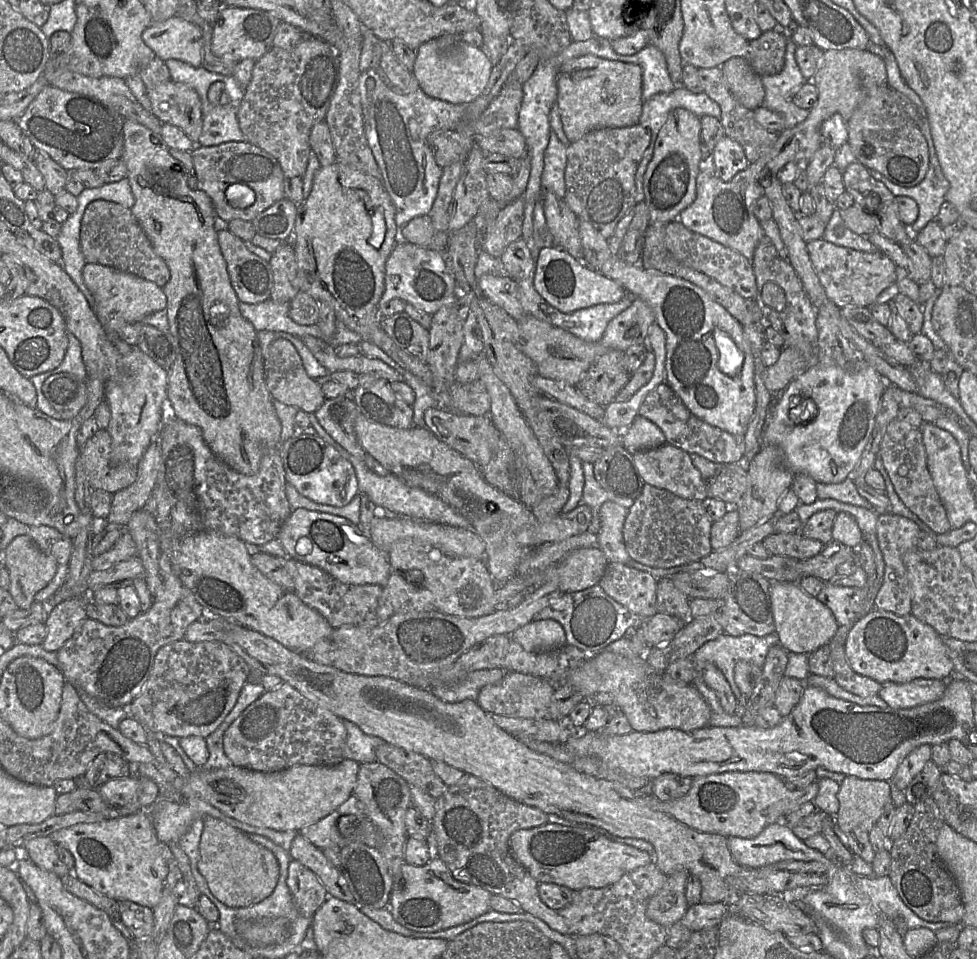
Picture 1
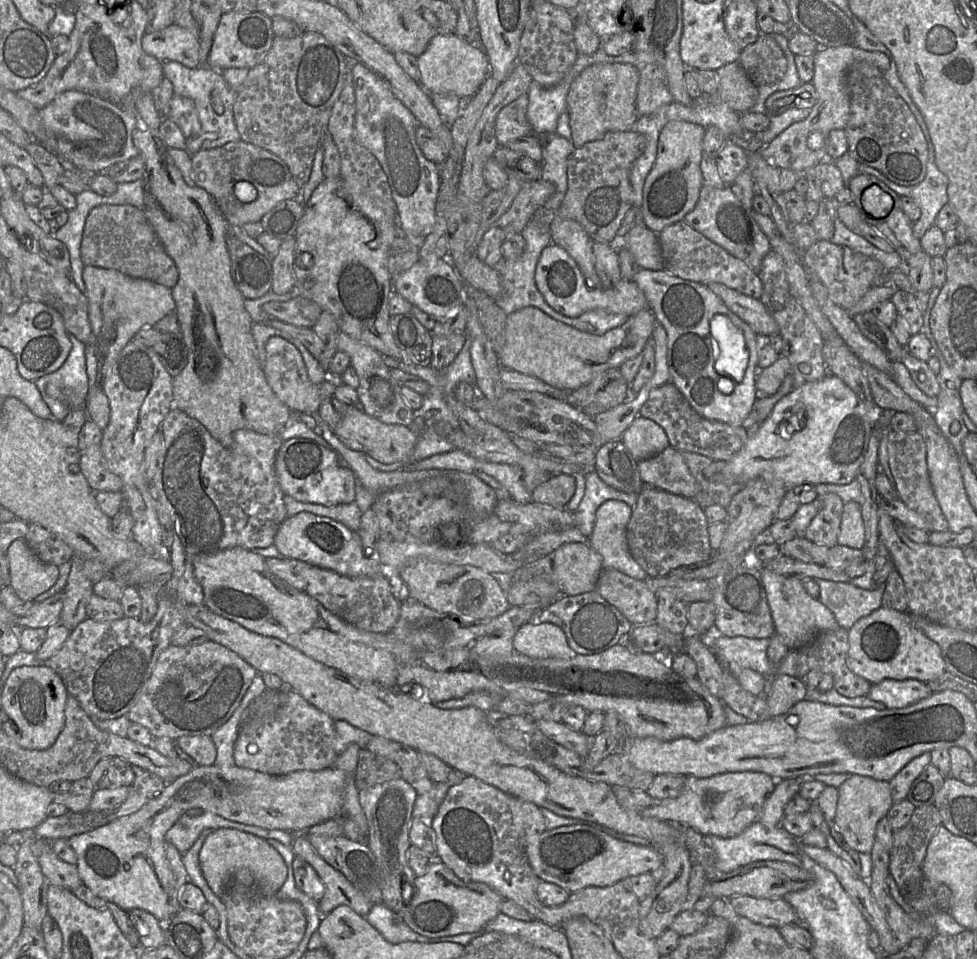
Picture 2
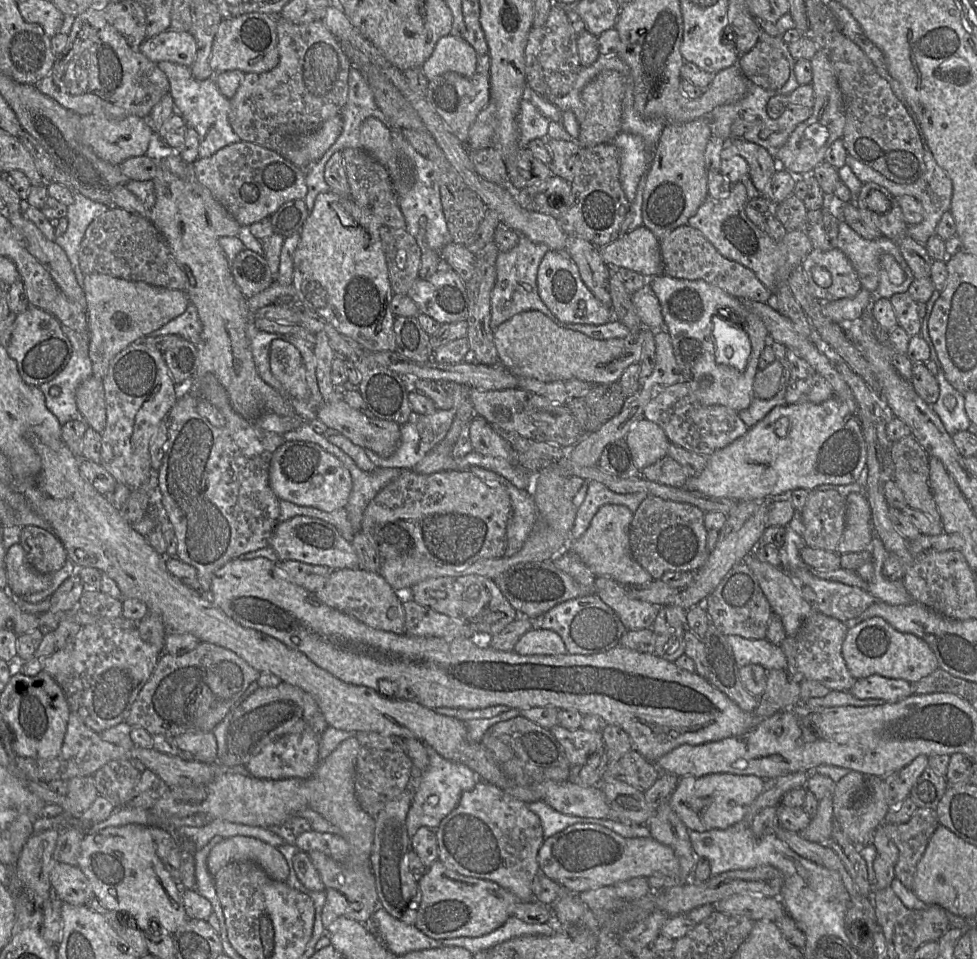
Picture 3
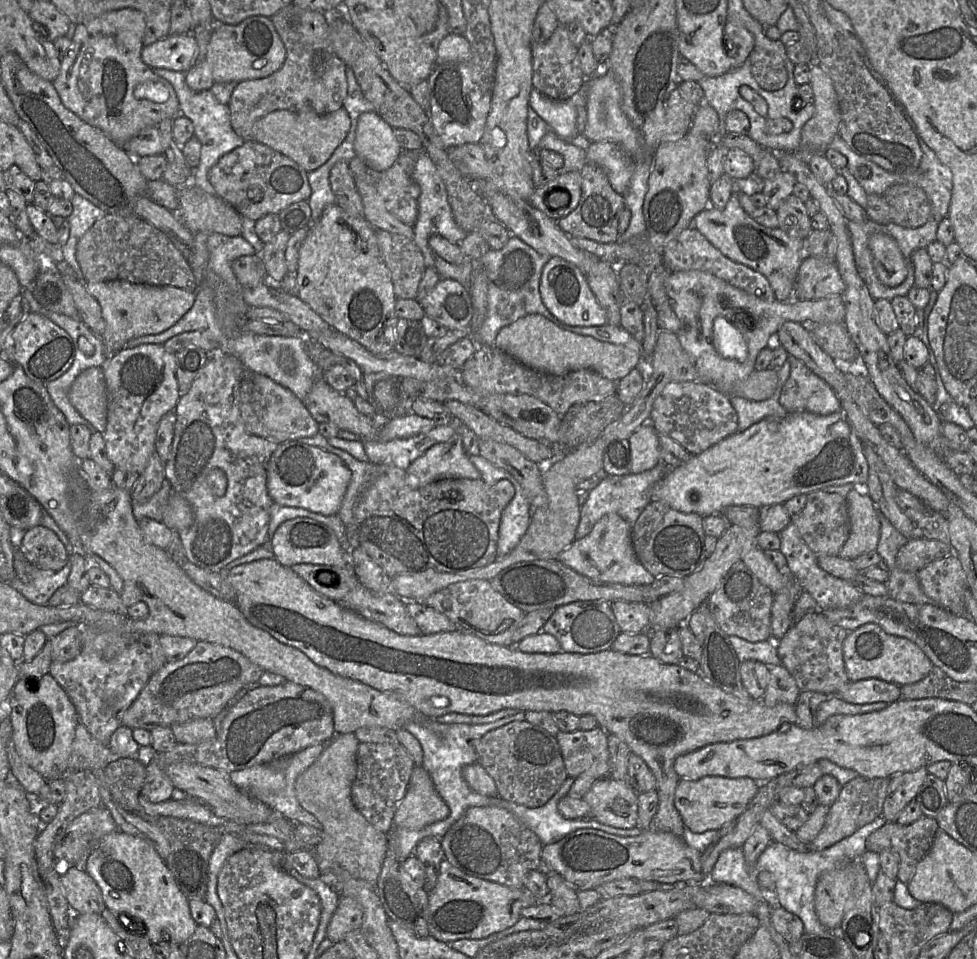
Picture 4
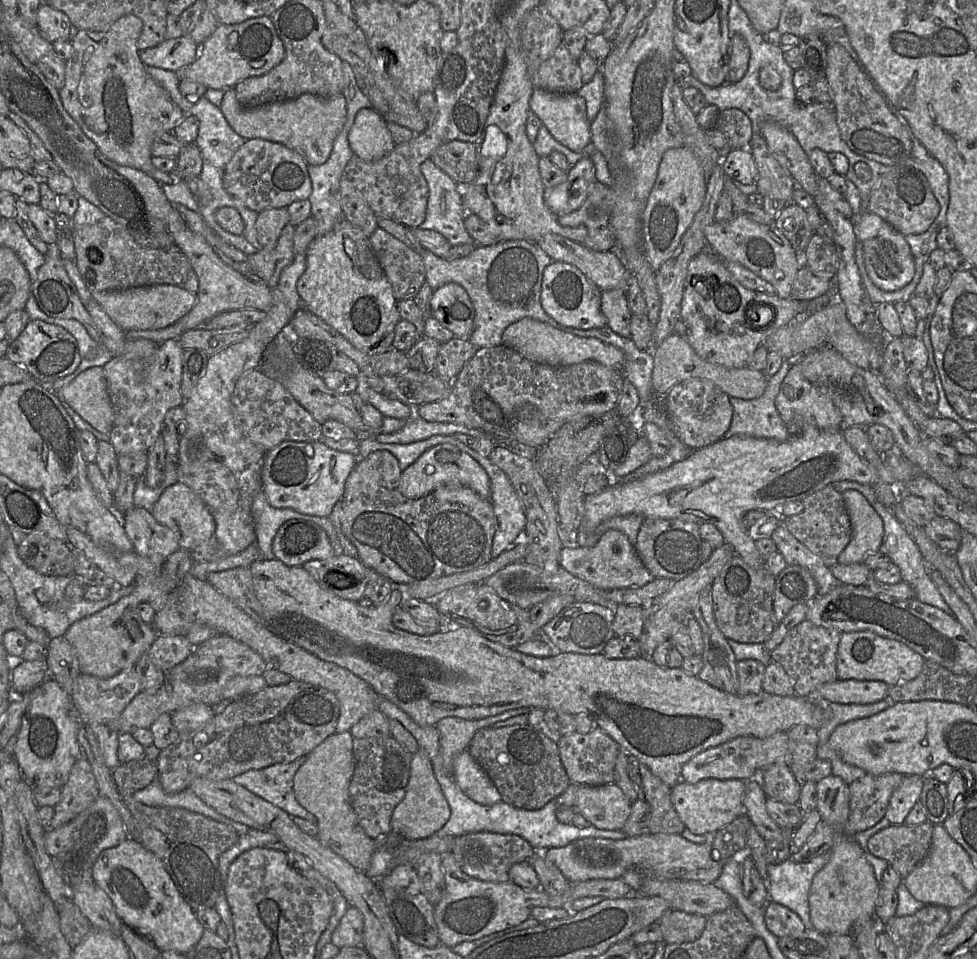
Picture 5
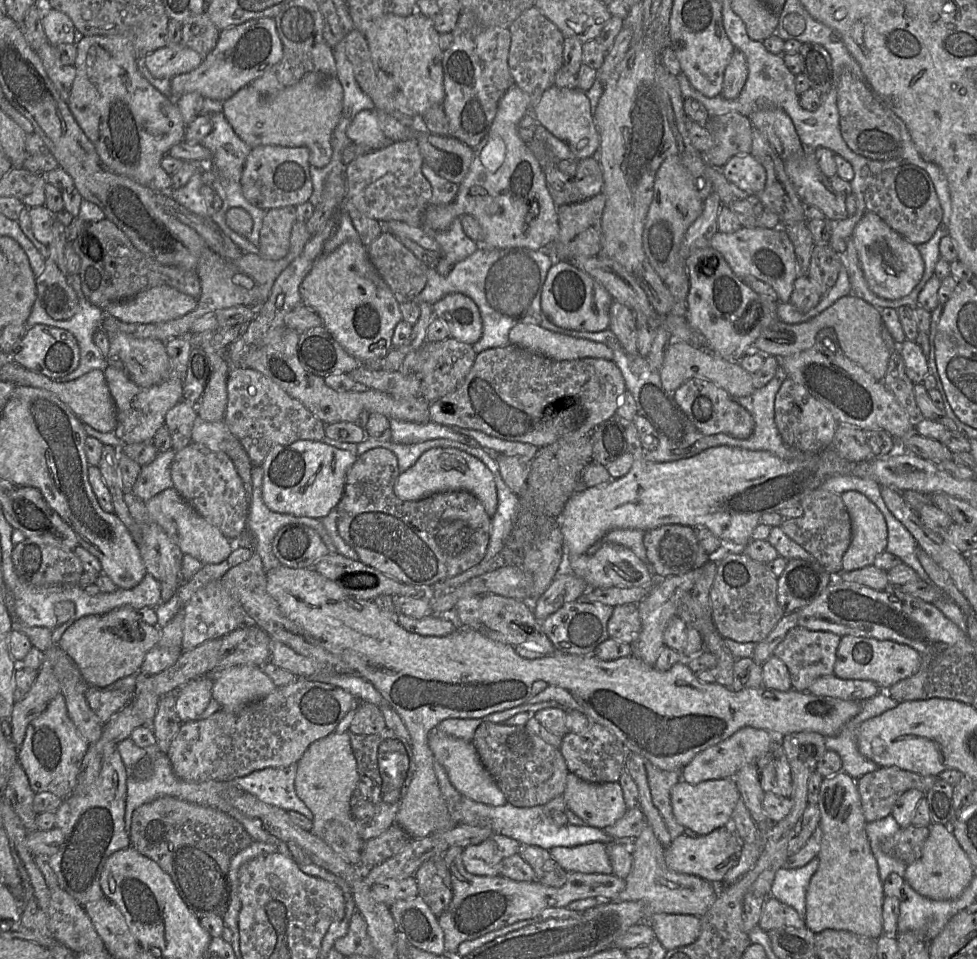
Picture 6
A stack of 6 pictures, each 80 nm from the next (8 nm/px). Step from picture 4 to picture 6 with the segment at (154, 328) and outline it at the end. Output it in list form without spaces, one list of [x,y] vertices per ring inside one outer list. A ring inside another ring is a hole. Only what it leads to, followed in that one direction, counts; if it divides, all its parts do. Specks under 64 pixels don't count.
[[[157,286],[132,298],[105,306],[105,315],[126,323],[159,323],[177,319],[195,309],[197,299],[170,286]]]

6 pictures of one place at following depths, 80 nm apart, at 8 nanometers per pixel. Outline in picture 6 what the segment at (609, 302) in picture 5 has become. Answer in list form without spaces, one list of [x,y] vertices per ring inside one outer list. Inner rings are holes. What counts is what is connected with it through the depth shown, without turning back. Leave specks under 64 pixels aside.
[[[614,301],[609,310],[609,329],[616,335],[623,349],[629,354],[638,354],[637,328],[633,311],[624,304]]]

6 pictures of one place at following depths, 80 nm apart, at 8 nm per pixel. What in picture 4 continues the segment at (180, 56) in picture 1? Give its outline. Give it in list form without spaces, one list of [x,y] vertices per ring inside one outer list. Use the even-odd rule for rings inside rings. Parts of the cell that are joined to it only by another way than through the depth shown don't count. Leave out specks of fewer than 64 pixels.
[[[190,32],[169,34],[141,50],[141,59],[149,67],[181,72],[191,68],[197,55],[197,42]]]

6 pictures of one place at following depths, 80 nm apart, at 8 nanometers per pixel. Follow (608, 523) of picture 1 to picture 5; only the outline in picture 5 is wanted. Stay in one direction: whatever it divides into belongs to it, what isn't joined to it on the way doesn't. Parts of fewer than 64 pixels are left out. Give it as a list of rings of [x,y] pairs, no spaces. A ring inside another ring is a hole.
[[[615,529],[607,530],[592,547],[579,545],[563,547],[560,553],[560,565],[575,577],[601,590],[639,588],[654,579],[627,536]]]

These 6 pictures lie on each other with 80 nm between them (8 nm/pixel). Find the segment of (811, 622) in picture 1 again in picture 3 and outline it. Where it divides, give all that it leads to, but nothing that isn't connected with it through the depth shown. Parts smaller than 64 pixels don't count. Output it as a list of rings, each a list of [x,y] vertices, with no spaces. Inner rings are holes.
[[[750,553],[743,562],[751,569],[757,578],[764,595],[770,603],[772,611],[780,616],[786,635],[795,635],[804,620],[816,611],[816,609],[803,598],[799,584],[783,568],[762,562],[755,557],[753,553]]]

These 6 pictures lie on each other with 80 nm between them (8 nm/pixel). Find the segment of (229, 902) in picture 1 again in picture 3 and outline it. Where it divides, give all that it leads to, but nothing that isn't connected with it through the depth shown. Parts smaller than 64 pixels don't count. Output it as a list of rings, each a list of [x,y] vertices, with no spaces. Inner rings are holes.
[[[253,837],[224,838],[210,851],[207,868],[215,877],[224,866],[233,861],[252,861],[257,863],[271,879],[280,882],[288,879],[289,868],[282,854],[277,848]]]

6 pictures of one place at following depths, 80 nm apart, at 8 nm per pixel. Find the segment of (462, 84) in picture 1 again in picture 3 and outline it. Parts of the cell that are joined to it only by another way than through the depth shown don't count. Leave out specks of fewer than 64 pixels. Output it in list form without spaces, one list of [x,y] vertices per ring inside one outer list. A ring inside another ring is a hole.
[[[451,34],[441,37],[421,70],[428,80],[446,72],[471,77],[476,71],[476,52],[464,39]]]

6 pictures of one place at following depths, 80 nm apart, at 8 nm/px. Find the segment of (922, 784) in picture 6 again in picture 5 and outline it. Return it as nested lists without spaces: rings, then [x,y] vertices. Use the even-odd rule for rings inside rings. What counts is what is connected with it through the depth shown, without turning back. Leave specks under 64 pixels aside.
[[[866,773],[849,784],[849,818],[844,831],[849,836],[873,827],[886,814],[894,790],[905,775],[885,773],[873,775]]]

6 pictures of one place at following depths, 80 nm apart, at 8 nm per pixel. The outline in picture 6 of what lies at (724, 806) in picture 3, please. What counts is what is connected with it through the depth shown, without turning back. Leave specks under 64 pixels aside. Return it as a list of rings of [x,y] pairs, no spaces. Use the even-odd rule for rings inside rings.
[[[733,778],[711,779],[698,784],[690,784],[681,779],[672,787],[670,797],[676,820],[698,835],[706,835],[718,828],[730,826],[741,794]]]

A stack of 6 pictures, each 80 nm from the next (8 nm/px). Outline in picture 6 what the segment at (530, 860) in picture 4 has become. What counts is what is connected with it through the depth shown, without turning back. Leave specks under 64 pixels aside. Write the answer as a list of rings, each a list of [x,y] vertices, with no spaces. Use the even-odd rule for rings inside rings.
[[[494,833],[484,841],[464,848],[463,865],[473,875],[498,876],[502,860],[518,854],[521,846],[513,838]]]

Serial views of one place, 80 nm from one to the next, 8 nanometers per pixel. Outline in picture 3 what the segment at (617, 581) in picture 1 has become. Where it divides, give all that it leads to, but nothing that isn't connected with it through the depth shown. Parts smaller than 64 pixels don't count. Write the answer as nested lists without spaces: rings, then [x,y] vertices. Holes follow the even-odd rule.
[[[603,576],[596,577],[594,582],[596,595],[618,615],[626,630],[651,628],[660,606],[632,598],[627,592],[628,587]]]

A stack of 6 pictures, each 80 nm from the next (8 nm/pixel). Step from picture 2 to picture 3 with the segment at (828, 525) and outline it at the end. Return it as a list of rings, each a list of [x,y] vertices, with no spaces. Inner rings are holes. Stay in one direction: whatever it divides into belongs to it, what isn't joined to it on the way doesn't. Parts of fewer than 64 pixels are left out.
[[[835,490],[809,491],[807,501],[800,510],[804,524],[803,540],[806,546],[837,552],[838,544],[842,538],[846,524],[846,501]]]

